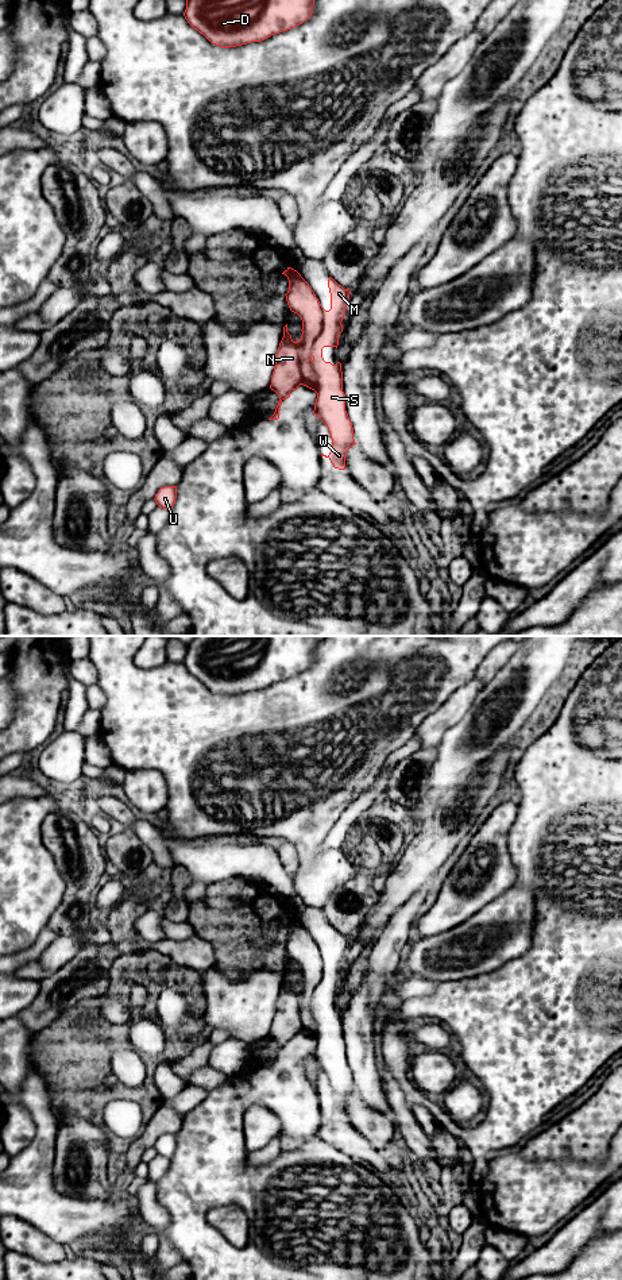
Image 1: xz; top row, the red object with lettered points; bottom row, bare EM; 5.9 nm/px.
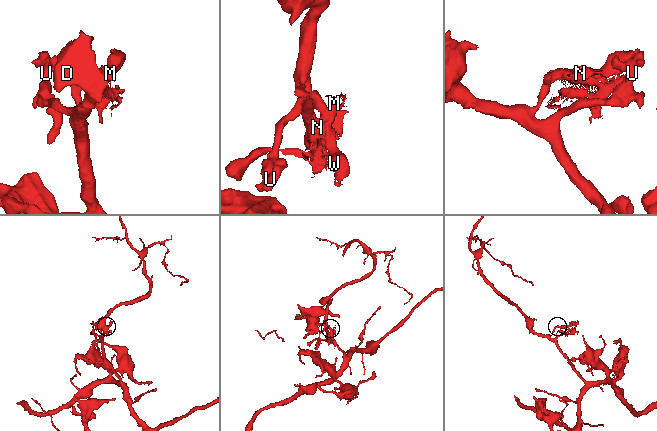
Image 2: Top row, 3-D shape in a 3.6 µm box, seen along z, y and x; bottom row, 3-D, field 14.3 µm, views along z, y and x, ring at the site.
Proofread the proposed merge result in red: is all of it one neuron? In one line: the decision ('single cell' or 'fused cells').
fused cells

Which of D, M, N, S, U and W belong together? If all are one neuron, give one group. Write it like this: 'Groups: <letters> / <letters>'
Groups: D M N U / S W

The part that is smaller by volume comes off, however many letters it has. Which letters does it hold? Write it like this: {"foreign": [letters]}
{"foreign": ["S", "W"]}

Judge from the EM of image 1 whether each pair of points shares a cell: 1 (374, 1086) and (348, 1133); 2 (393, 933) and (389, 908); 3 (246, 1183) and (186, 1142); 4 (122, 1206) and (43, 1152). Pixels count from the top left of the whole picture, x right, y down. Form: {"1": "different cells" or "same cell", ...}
{"1": "different cells", "2": "same cell", "3": "same cell", "4": "same cell"}

